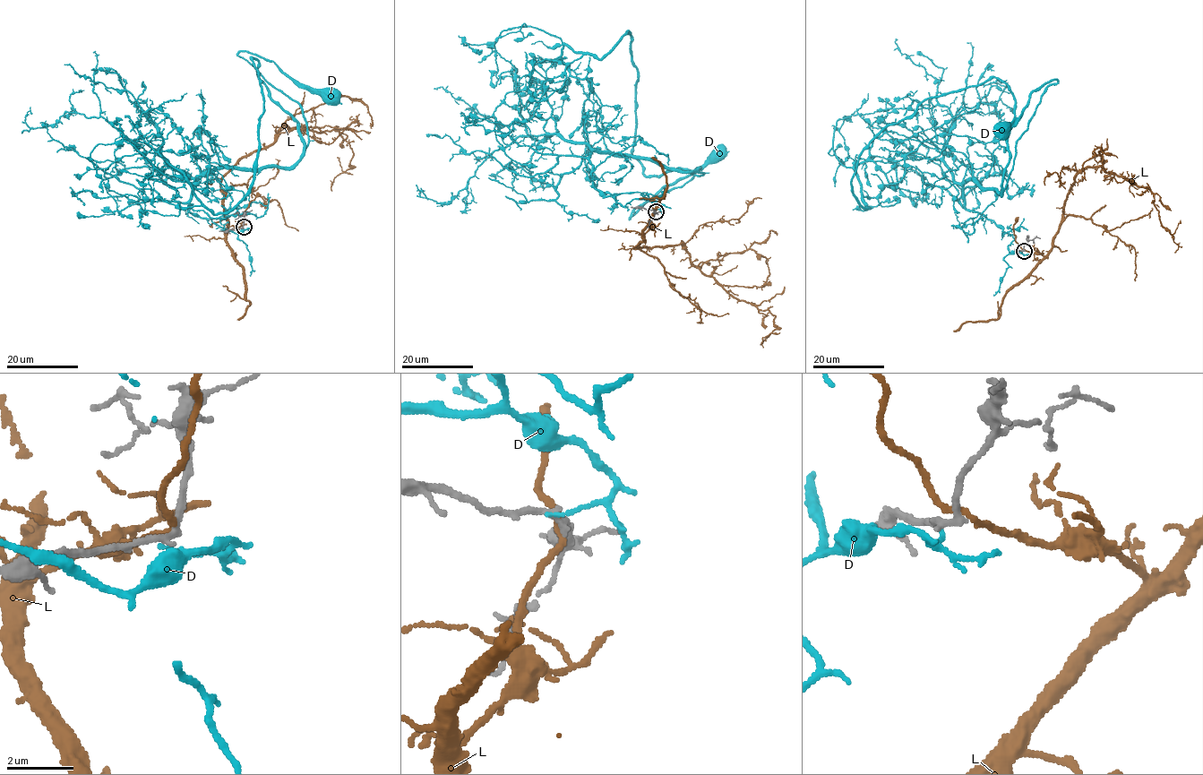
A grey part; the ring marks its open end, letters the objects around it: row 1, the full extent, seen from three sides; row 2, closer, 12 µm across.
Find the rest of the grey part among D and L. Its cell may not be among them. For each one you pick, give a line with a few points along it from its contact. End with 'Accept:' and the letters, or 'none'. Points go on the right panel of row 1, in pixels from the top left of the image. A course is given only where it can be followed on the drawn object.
Accept: none

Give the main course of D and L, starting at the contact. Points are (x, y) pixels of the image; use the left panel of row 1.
D: (241, 228), (188, 210), (194, 182), (219, 168), (292, 167), (308, 135), (302, 107), (237, 54), (332, 95)
L: (243, 227), (227, 231), (221, 179), (284, 124), (335, 129), (348, 143), (351, 167), (331, 191)

